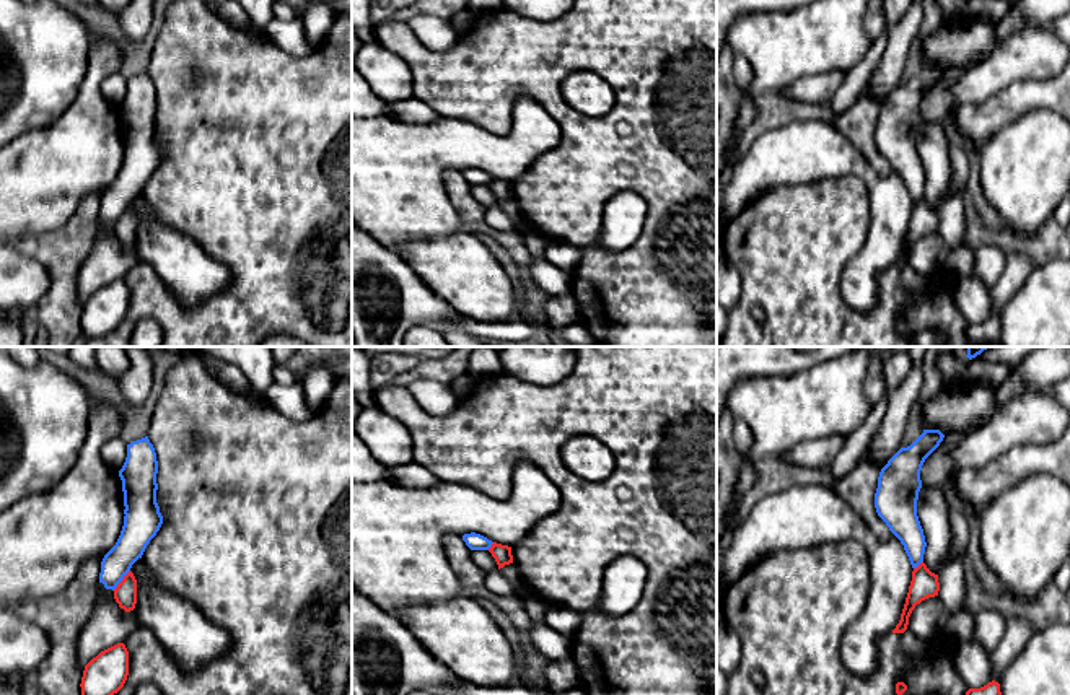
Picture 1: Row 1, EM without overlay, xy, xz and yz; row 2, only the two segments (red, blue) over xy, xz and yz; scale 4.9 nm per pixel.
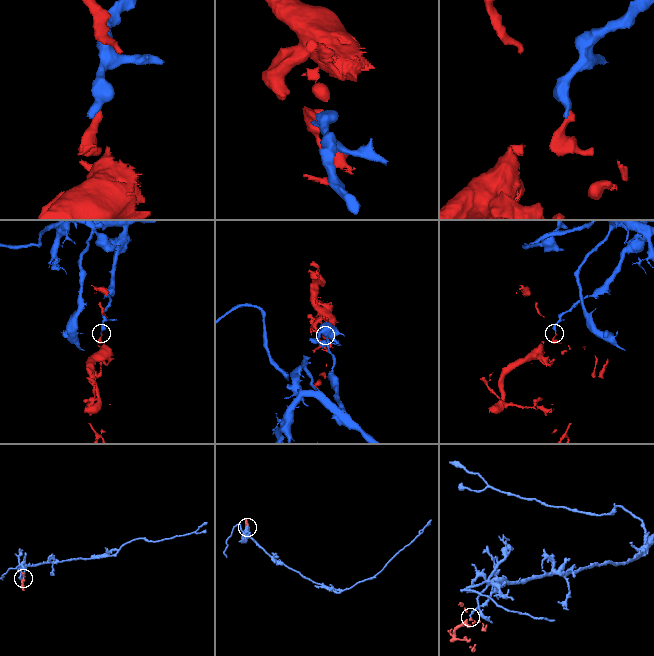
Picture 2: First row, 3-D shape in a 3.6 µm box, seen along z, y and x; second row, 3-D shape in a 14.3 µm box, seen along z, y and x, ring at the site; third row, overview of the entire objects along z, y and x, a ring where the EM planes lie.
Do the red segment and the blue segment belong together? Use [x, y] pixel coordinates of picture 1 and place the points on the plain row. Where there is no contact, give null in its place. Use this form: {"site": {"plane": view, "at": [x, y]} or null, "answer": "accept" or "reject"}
{"site": {"plane": "xy", "at": [122, 215]}, "answer": "reject"}

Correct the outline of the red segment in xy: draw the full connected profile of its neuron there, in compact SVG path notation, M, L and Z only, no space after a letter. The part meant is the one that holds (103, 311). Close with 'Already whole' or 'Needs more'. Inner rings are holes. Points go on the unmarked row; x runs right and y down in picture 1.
M117 278L96 293L83 306L81 334L91 340L99 339L117 329L129 311L129 286L124 278Z. Already whole

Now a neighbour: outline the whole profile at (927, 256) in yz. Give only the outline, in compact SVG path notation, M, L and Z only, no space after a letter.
M938 231L928 233L915 241L909 252L907 264L915 272L933 275L943 269L948 252L949 249Z

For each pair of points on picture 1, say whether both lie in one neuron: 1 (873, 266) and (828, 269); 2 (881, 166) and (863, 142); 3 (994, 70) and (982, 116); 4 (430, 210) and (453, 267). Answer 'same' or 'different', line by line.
1: different
2: same
3: different
4: different

